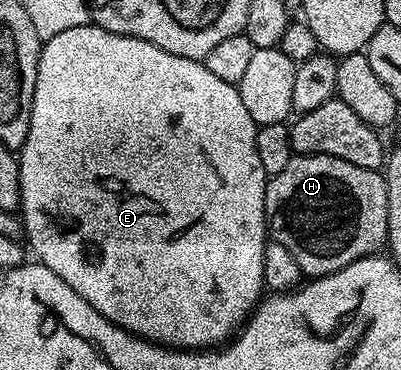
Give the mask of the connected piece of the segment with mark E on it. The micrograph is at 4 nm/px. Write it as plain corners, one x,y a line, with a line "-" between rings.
93,22
85,26
73,26
73,30
65,30
62,34
57,34
57,38
49,38
39,50
37,82
33,90
33,106
29,118
29,134
25,138
22,148
18,149
17,152
19,157
19,181
21,182
19,212
21,213
26,243
29,248
29,243
31,243
31,248
35,251
34,259
38,263
44,264
49,270
53,270
53,274
57,274
57,278
61,278
61,282
65,282
71,289
77,290
77,294
81,294
81,298
85,298
85,302
89,302
89,306
93,306
93,310
97,310
97,314
109,318
109,322
121,326
135,336
140,336
142,340
149,340
152,344
180,350
211,350
216,346
226,345
227,341
232,339
239,329
246,324
247,317
255,311
265,292
261,262
263,261
263,251
269,242
269,221
265,210
265,190
269,177
265,166
261,166
261,157
257,154
258,133
259,130
253,122
253,118
249,118
249,110
245,110
245,102
241,102
238,87
229,82
221,82
221,78
209,74
206,63
181,58
177,54
169,54
144,40
113,34
109,30
99,28

